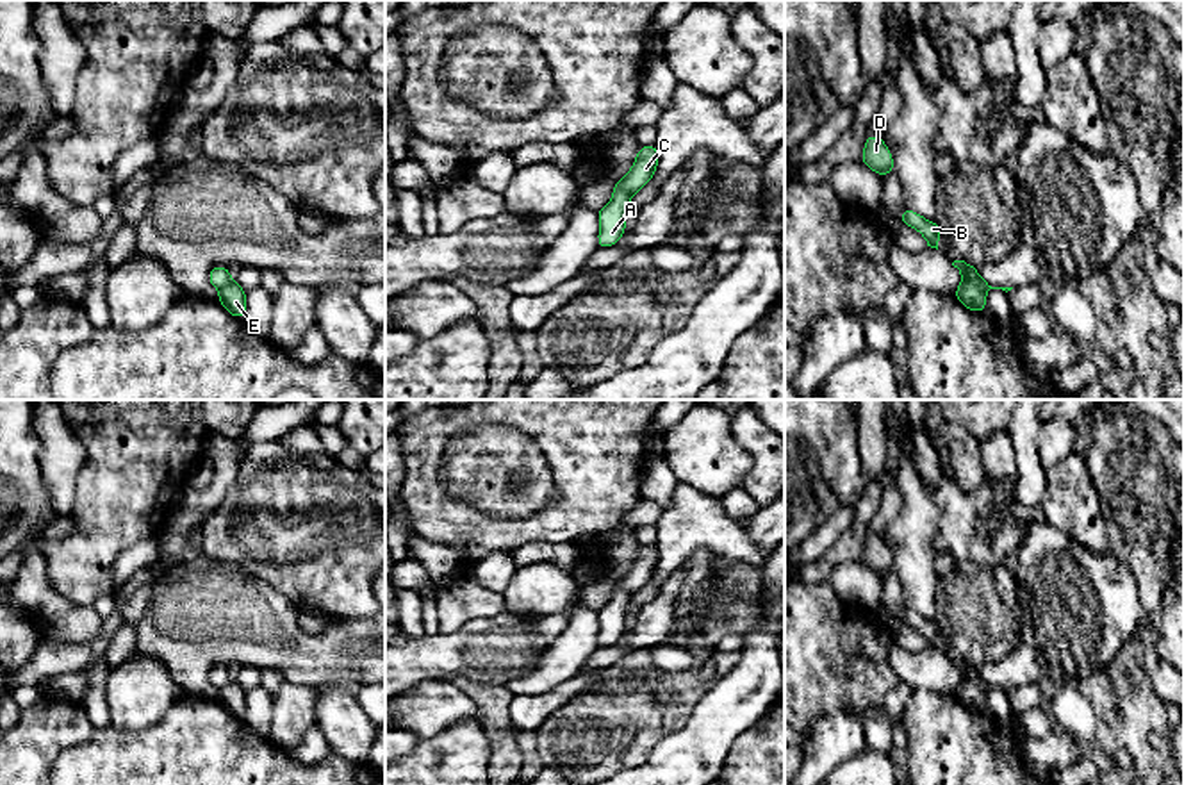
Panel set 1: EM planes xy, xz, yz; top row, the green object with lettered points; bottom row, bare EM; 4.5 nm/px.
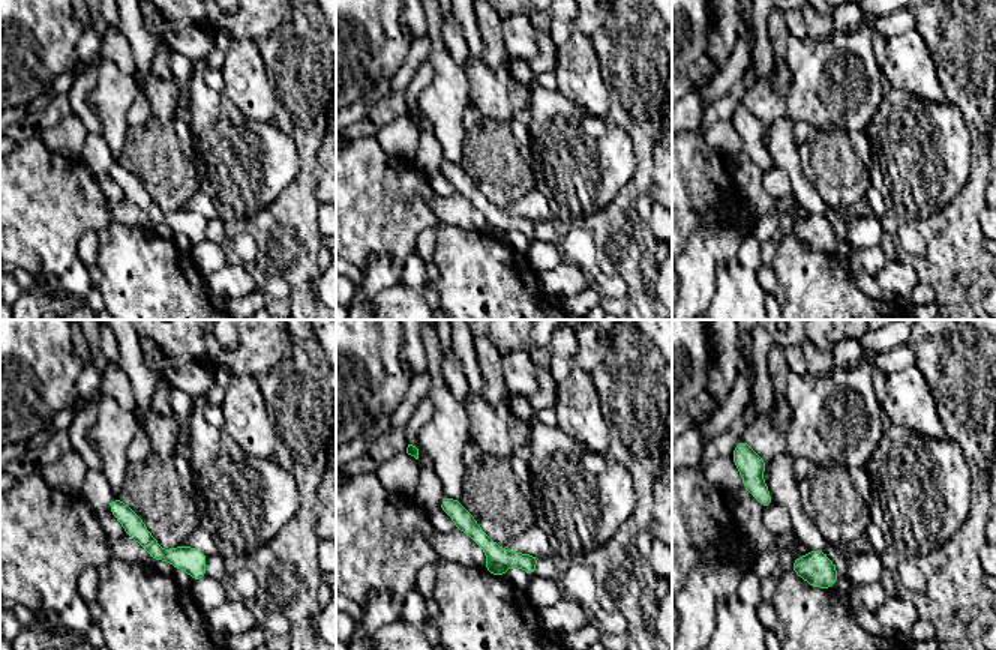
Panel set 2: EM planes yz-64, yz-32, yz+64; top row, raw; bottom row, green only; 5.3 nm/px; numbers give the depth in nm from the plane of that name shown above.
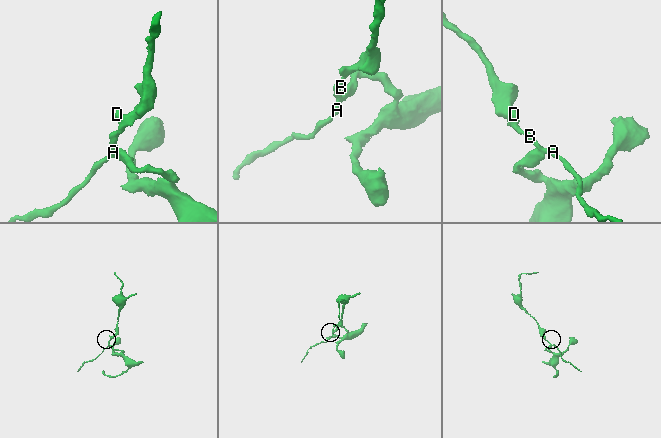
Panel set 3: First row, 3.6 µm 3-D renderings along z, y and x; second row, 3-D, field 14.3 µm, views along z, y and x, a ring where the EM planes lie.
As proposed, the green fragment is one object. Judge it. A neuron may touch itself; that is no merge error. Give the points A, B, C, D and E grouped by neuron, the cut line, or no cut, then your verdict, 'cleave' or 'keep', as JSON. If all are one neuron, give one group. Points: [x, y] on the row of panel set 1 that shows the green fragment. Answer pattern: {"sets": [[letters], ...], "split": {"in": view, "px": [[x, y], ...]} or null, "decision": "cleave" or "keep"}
{"sets": [["A", "B", "D"], ["C", "E"]], "split": {"in": "yz", "px": [[963, 277], [985, 293]]}, "decision": "cleave"}

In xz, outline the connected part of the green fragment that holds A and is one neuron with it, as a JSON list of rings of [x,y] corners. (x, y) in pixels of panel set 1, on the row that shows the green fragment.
[[[621,180],[613,182],[612,200],[597,211],[599,219],[599,248],[613,246],[621,241],[626,228],[626,207],[631,196],[621,186]]]

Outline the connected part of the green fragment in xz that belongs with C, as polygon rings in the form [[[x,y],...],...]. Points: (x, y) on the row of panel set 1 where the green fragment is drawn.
[[[640,146],[637,159],[628,175],[621,180],[621,186],[629,196],[637,194],[654,177],[656,166],[658,146]]]

